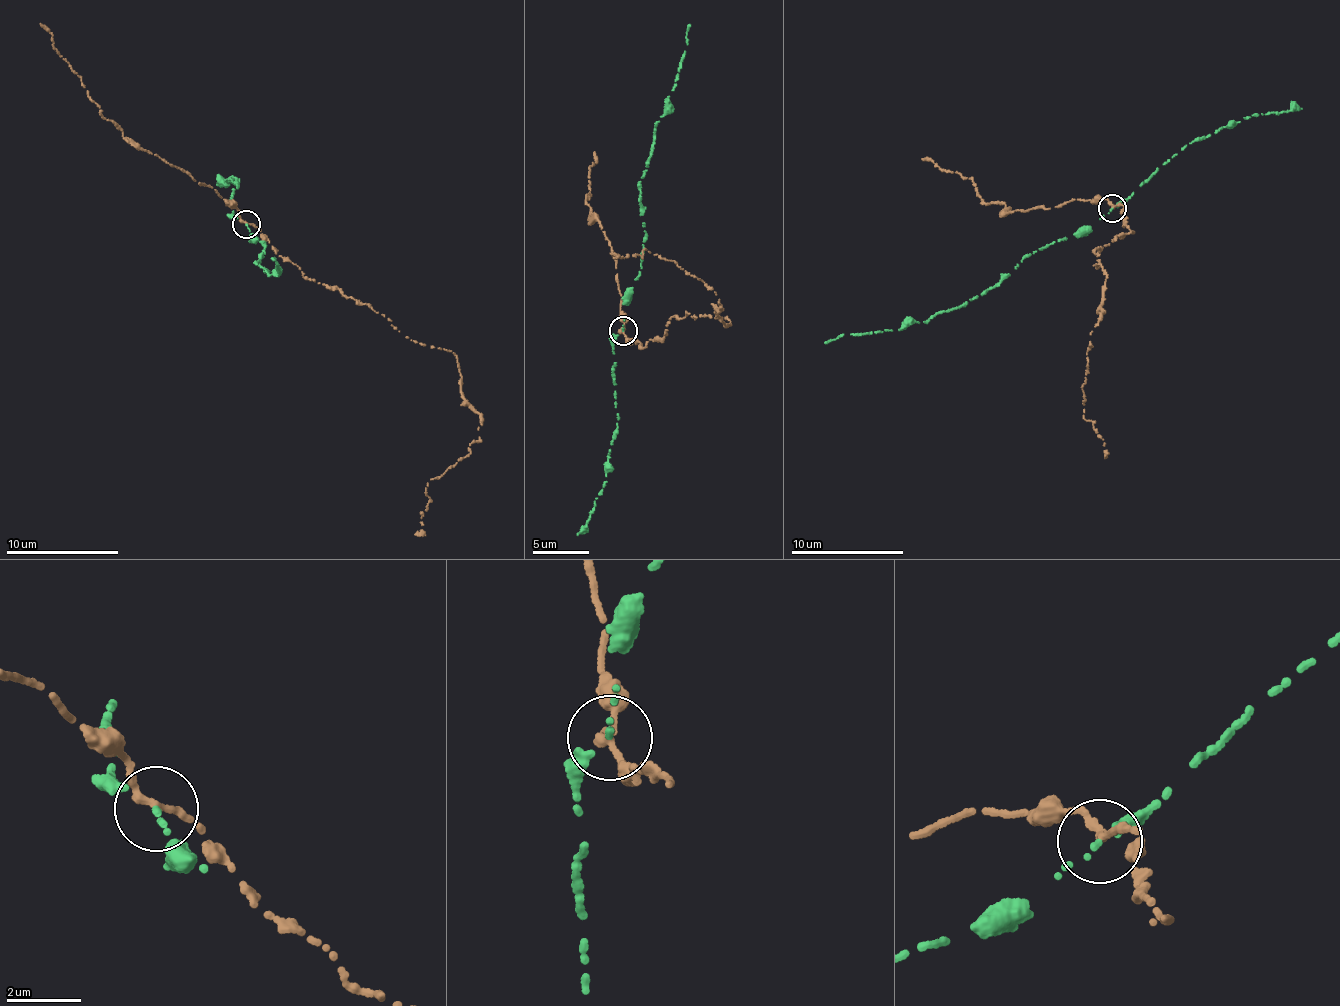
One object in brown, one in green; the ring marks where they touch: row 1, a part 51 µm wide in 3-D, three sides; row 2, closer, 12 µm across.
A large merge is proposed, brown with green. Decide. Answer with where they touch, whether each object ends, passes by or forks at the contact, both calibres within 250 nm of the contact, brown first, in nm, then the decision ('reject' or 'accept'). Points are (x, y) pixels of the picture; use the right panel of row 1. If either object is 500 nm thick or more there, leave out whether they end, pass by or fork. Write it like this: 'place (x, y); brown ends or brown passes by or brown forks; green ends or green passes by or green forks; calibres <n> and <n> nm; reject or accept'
place (1112, 208); brown passes by; green passes by; calibres 200 and 80 nm; reject

